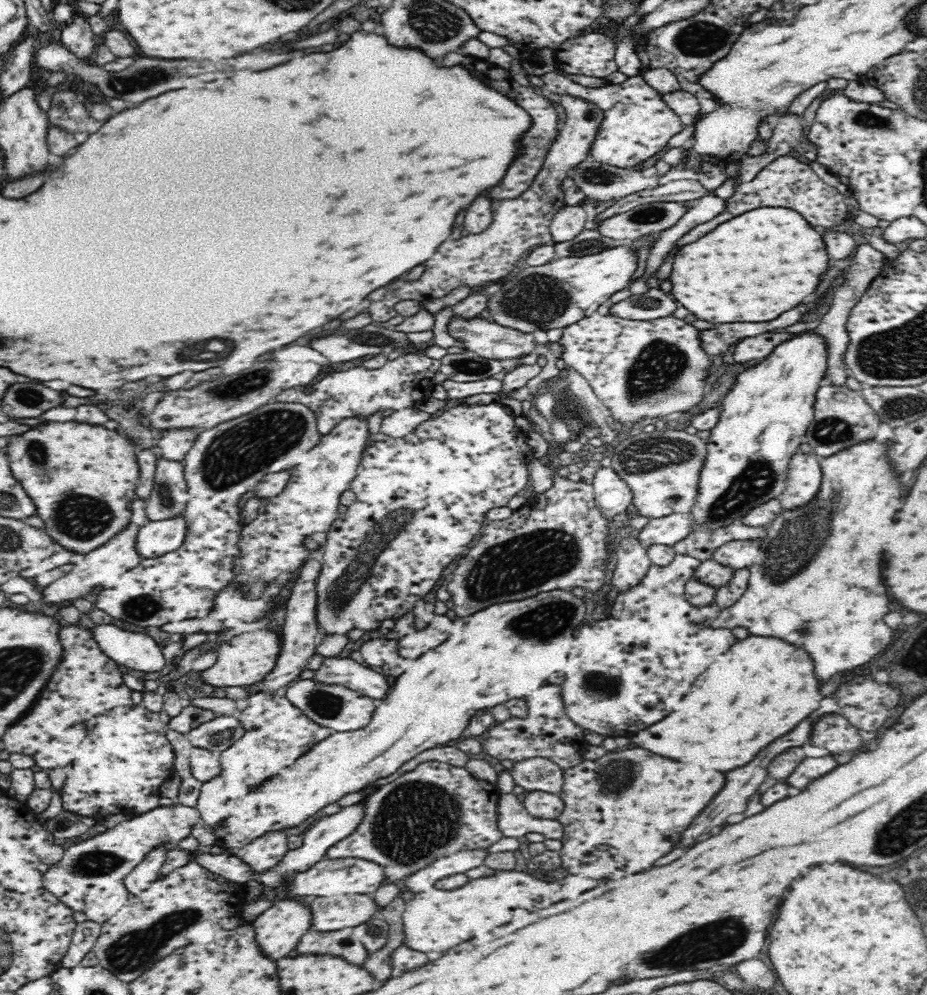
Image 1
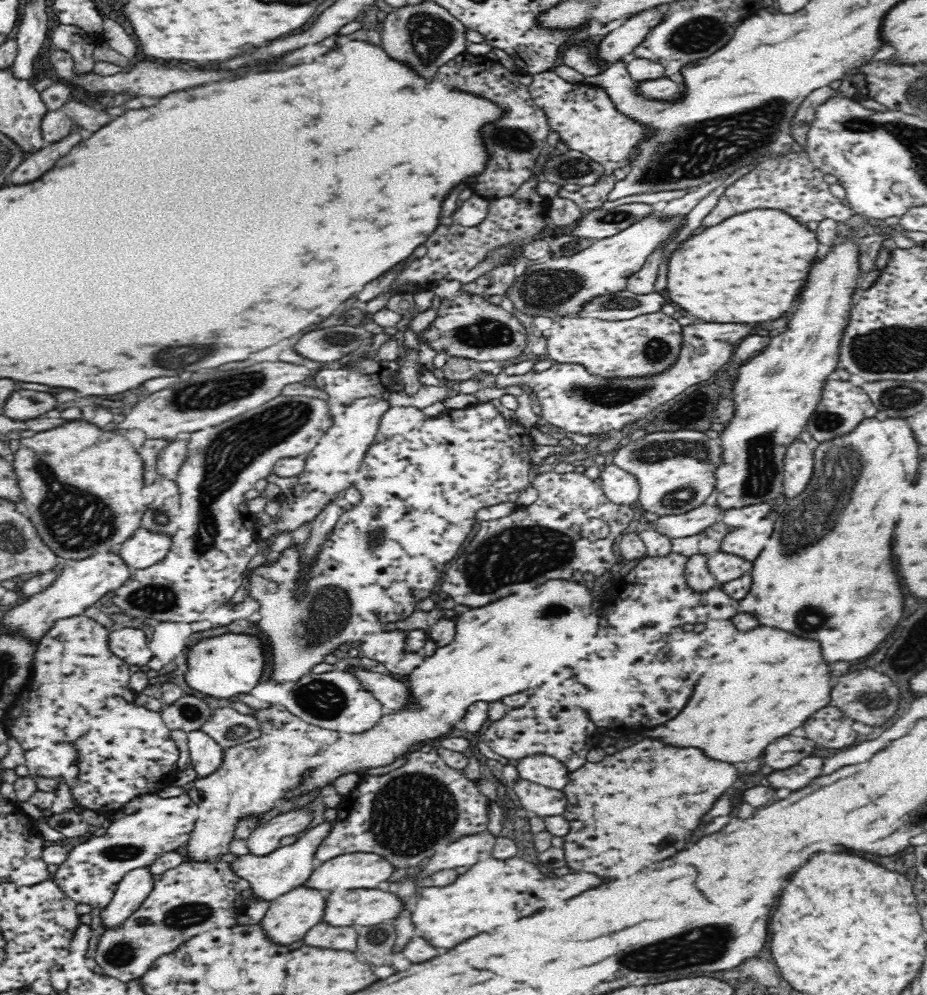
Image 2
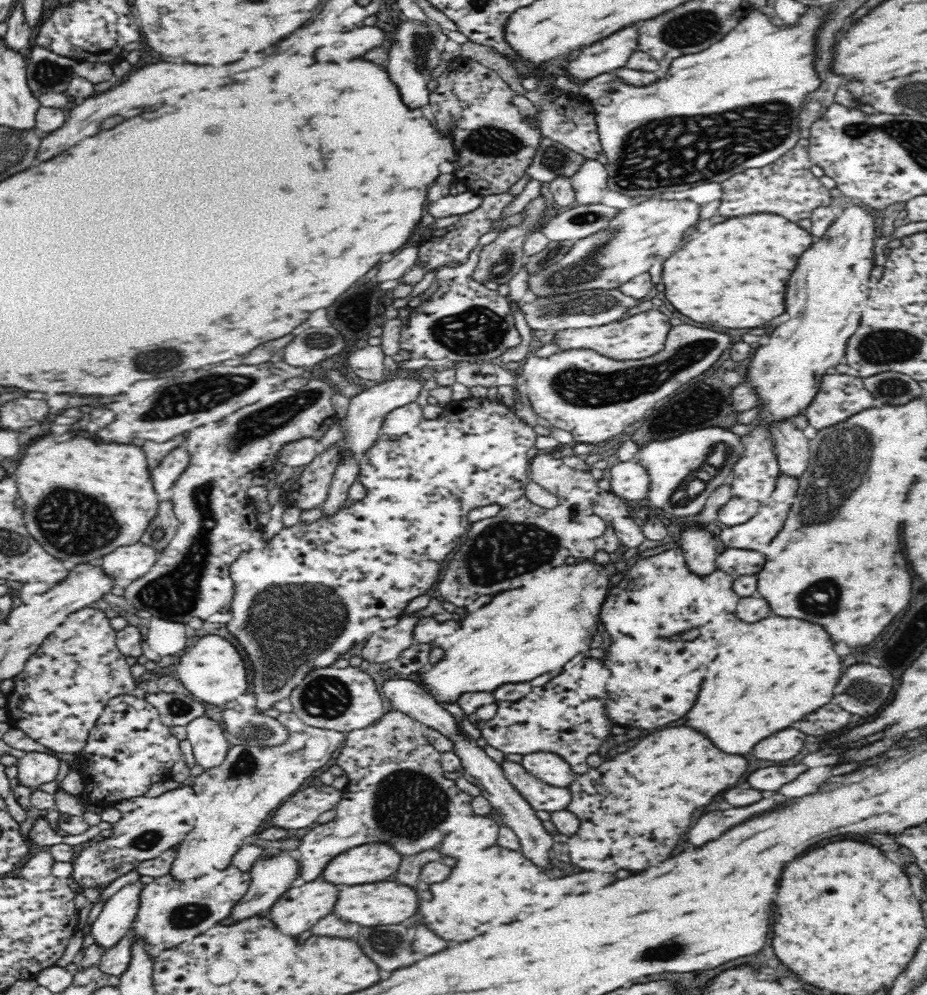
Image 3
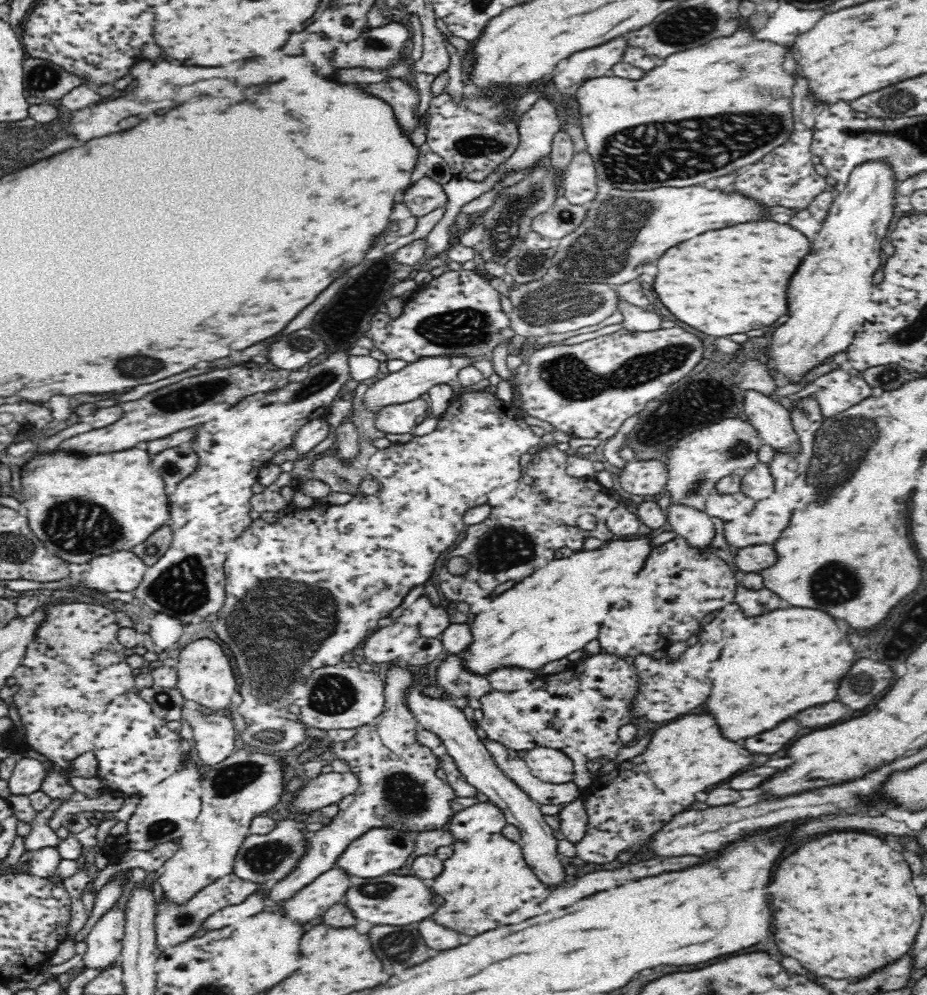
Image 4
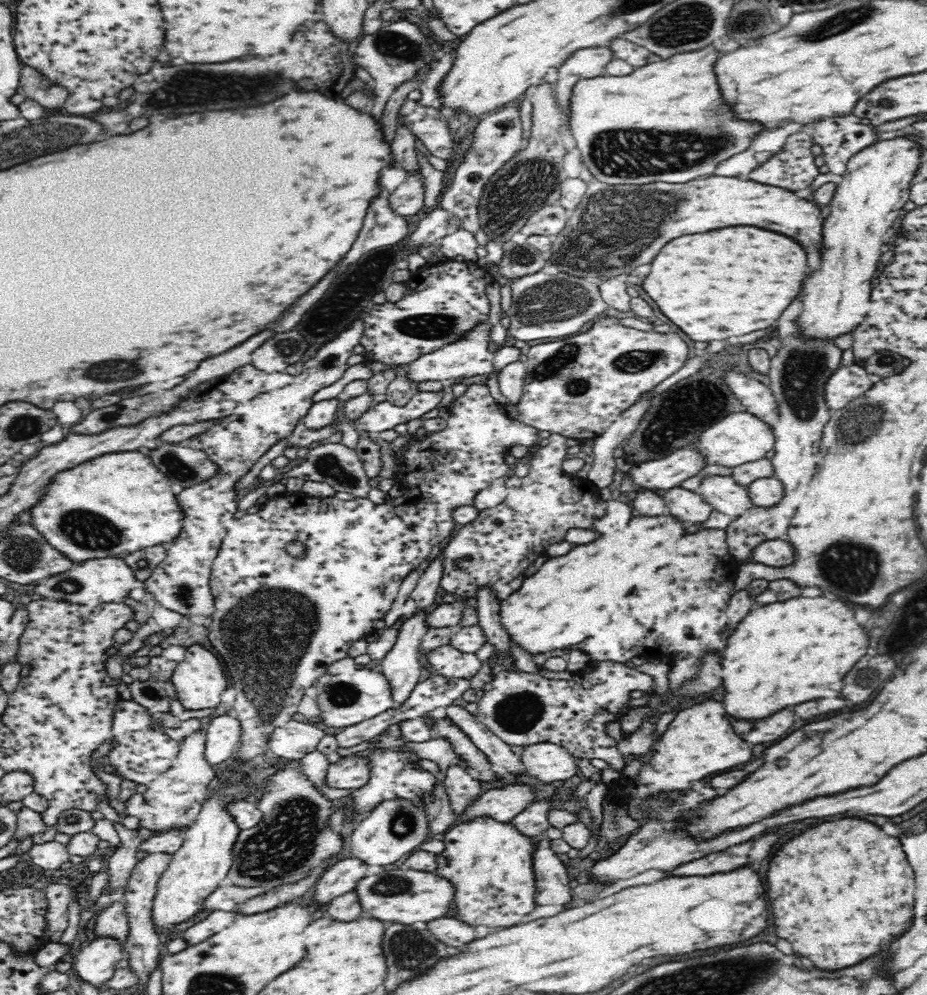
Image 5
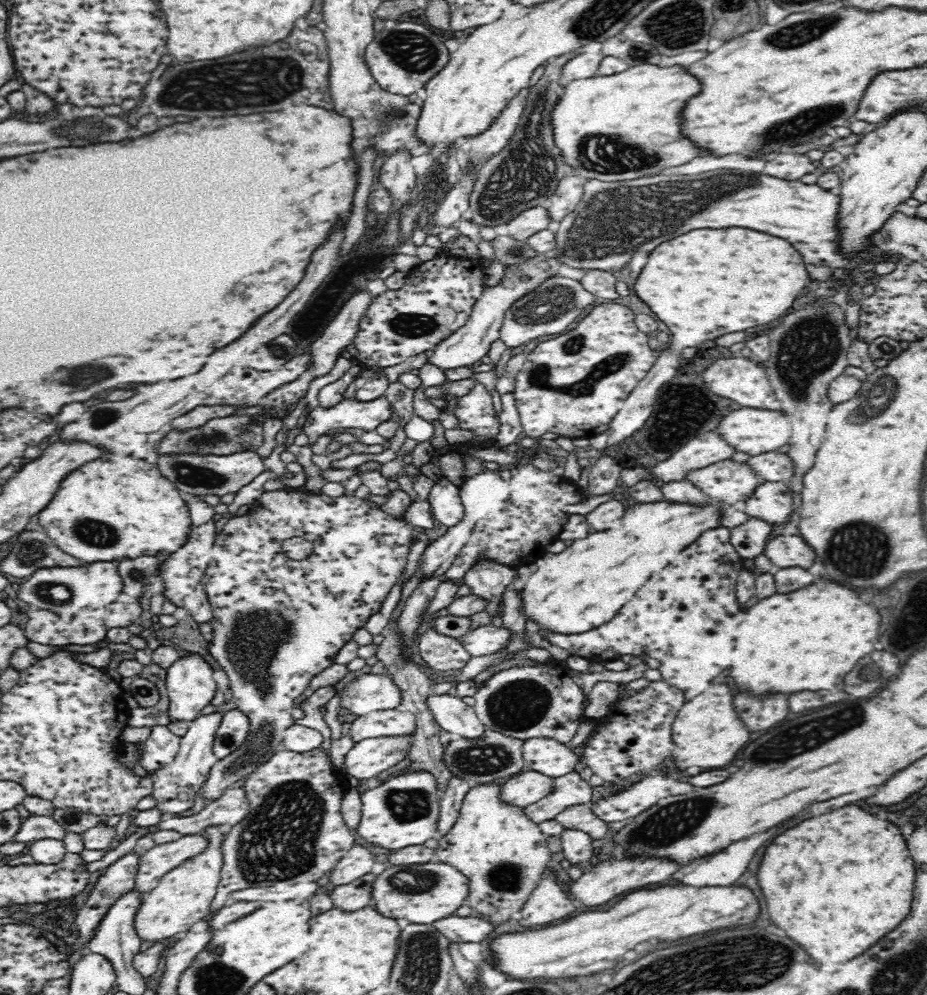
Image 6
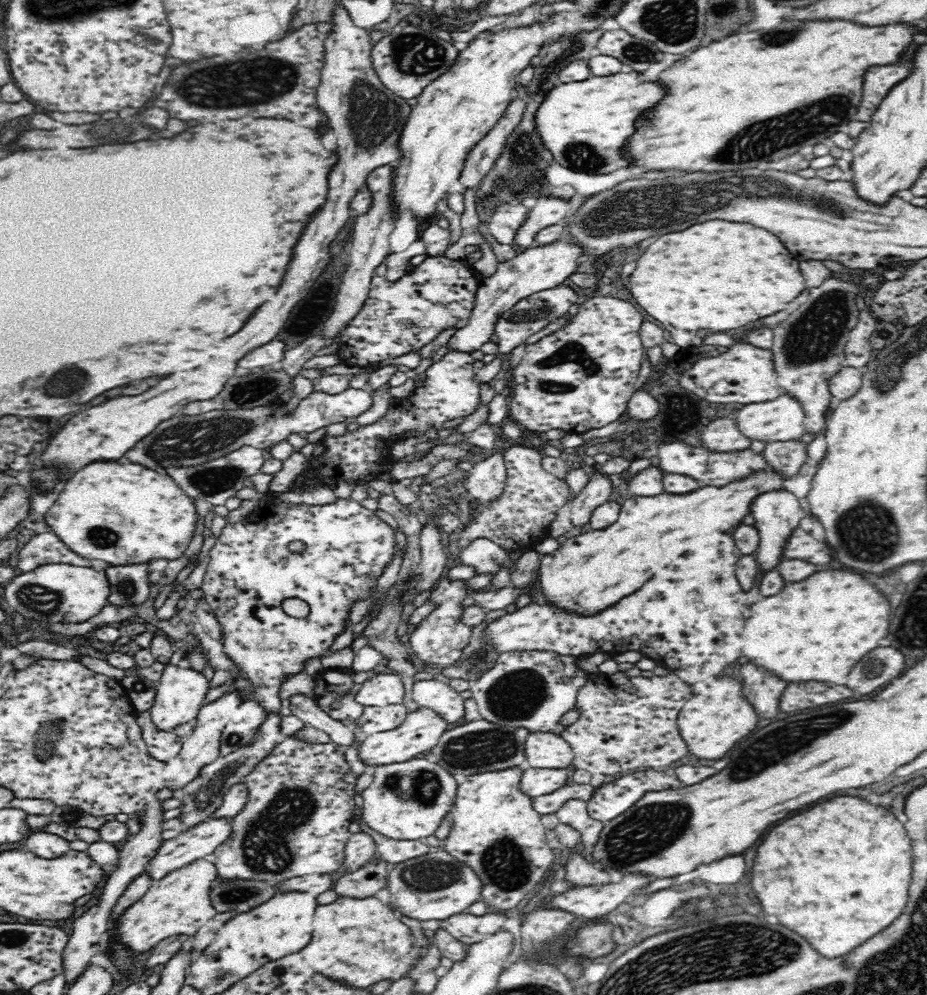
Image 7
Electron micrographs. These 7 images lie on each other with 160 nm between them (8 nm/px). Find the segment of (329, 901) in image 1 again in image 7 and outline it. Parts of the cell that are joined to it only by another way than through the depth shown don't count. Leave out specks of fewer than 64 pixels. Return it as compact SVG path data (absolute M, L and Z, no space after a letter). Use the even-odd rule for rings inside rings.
M438 848L396 864L389 871L387 888L391 892L390 906L404 916L418 921L442 921L468 912L472 904L482 900L483 884L466 863Z

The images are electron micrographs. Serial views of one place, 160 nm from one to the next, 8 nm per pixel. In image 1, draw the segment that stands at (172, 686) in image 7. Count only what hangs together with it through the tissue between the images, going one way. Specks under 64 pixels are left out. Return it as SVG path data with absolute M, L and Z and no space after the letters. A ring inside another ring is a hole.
M259 629L233 636L229 641L211 649L211 652L216 654L216 660L210 667L198 672L198 677L214 688L229 686L246 688L261 683L277 663L278 652L280 652L279 635L280 632L276 629L272 631Z

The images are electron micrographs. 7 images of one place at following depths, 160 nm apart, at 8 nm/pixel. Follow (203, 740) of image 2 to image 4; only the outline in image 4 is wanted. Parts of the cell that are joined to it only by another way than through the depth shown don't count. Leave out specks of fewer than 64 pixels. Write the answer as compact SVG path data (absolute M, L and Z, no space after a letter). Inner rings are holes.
M184 704L180 710L192 726L196 750L204 767L218 764L232 754L236 736L230 719L216 712L206 715L192 704Z

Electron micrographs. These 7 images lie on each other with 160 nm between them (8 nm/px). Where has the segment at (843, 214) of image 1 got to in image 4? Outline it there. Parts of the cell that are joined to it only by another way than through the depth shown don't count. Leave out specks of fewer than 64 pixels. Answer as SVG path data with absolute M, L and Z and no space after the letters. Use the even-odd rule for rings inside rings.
M811 129L793 131L784 144L765 154L758 162L739 169L738 176L731 182L731 190L737 190L766 206L786 206L797 211L807 208L816 194L829 188L824 176L818 174L812 163L811 142Z

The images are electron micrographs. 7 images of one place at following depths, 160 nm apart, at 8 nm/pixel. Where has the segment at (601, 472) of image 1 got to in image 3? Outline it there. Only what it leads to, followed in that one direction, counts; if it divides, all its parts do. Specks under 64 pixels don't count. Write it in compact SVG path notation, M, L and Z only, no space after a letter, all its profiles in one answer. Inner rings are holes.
M636 461L619 462L610 468L611 492L626 500L643 500L650 492L650 475L648 471Z

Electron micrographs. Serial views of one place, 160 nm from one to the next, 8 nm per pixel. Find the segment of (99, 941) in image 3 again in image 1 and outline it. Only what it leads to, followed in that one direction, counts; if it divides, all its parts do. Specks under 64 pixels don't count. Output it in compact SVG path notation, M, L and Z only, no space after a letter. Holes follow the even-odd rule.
M154 849L146 855L146 858L130 872L130 876L126 875L123 884L126 888L123 889L130 894L140 894L142 890L146 890L150 886L150 882L154 882L154 878L161 874L160 868L164 864L164 856L166 849Z

